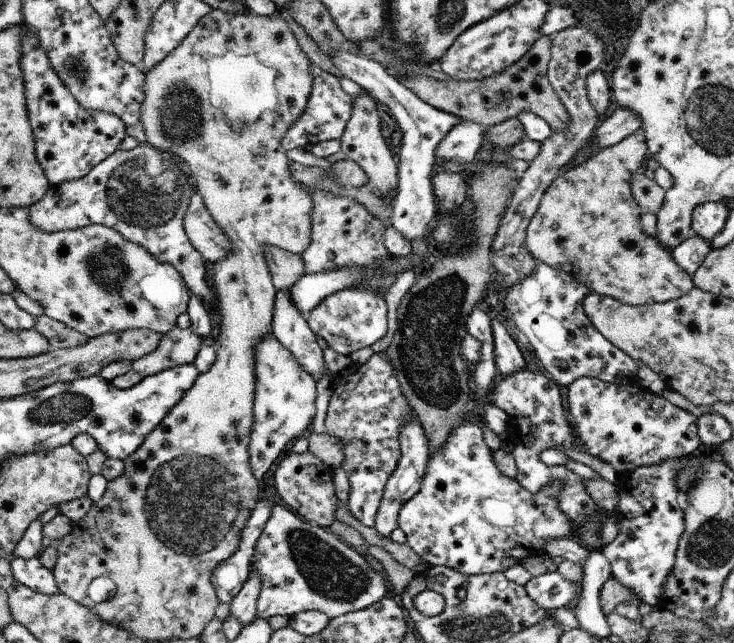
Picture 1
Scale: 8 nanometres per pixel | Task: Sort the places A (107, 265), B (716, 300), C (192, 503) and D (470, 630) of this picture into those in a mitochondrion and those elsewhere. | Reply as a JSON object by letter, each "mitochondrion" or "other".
{"A":"mitochondrion","B":"other","C":"mitochondrion","D":"mitochondrion"}

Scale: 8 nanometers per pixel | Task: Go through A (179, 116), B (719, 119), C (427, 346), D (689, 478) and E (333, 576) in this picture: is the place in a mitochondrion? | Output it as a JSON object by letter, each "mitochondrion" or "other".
{"A":"mitochondrion","B":"mitochondrion","C":"mitochondrion","D":"mitochondrion","E":"mitochondrion"}

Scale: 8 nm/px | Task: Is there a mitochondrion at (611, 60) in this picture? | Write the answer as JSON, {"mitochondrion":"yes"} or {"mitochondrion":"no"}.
{"mitochondrion":"no"}

